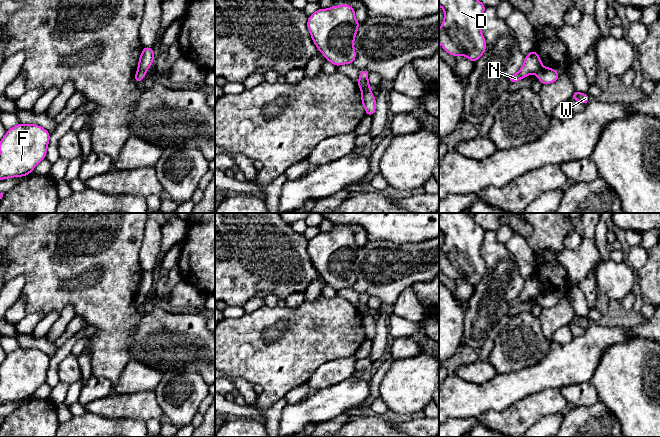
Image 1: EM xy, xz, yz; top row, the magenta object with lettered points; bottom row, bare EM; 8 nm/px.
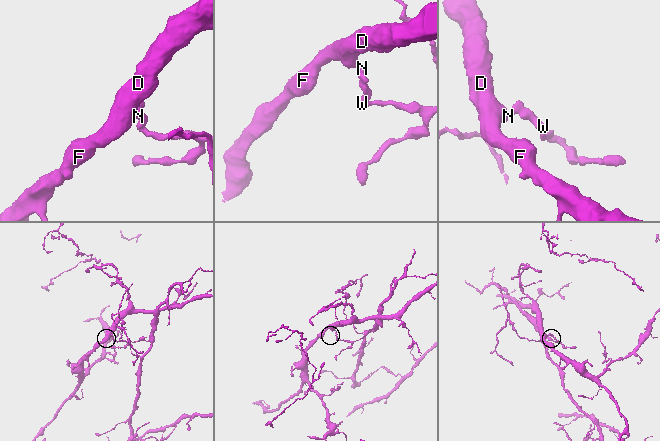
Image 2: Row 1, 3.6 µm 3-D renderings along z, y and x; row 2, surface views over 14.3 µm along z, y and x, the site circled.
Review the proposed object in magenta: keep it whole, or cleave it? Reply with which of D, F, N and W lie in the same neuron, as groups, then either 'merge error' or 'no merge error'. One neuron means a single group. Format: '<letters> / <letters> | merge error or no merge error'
D F N / W | merge error

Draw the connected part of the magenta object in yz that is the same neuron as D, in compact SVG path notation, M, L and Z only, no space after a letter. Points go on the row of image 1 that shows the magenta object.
M439 0L439 6L444 9L439 44L453 57L463 55L475 64L486 50L481 32L486 5L479 0Z

